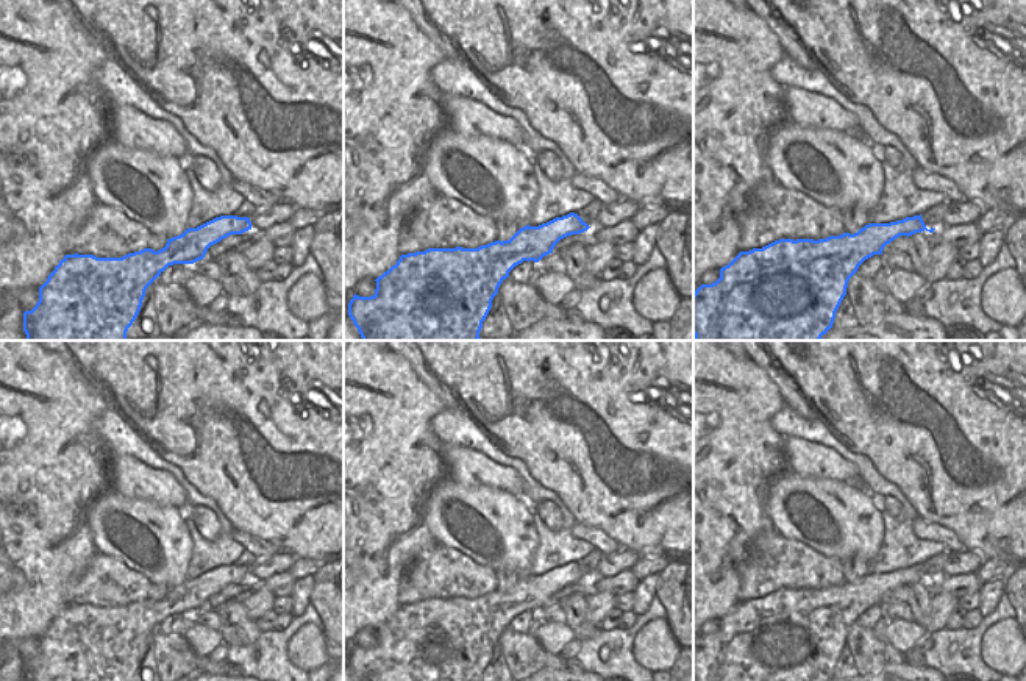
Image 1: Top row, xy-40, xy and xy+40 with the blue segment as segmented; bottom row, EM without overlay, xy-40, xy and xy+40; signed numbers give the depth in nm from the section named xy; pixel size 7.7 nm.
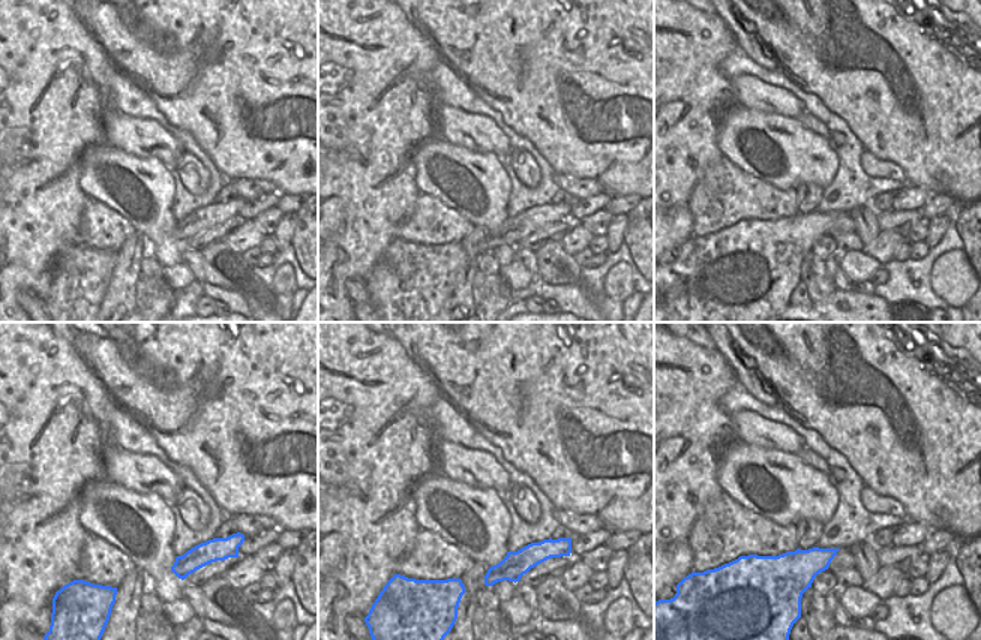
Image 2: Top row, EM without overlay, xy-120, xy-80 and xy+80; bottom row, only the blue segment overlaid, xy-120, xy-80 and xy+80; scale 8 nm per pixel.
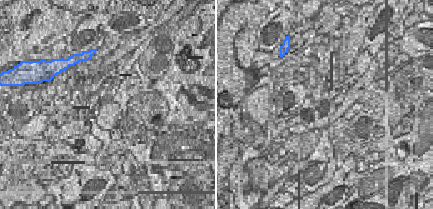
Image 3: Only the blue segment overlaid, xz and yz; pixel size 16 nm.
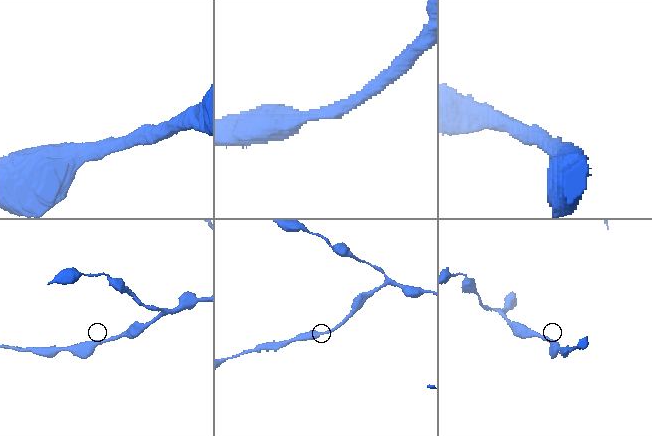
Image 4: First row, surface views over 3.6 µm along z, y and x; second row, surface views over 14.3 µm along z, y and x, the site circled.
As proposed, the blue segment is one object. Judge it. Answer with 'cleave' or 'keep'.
keep

